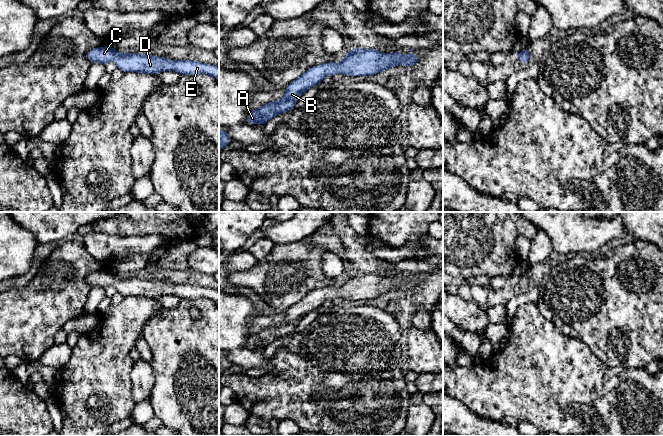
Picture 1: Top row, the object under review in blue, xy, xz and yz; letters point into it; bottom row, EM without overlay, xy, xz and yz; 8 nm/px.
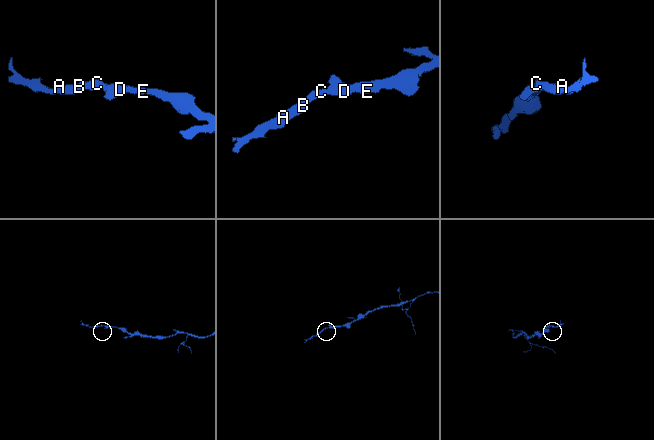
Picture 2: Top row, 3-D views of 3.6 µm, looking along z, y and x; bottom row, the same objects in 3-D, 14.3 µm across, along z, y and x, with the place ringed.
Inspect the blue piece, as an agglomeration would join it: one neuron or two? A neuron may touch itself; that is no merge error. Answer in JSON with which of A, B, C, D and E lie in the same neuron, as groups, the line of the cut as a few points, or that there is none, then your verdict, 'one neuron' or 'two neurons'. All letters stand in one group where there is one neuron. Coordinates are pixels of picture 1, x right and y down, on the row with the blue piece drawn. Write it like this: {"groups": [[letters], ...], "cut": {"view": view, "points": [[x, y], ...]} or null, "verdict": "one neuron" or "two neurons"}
{"groups": [["A", "B", "C", "D", "E"]], "cut": null, "verdict": "one neuron"}

